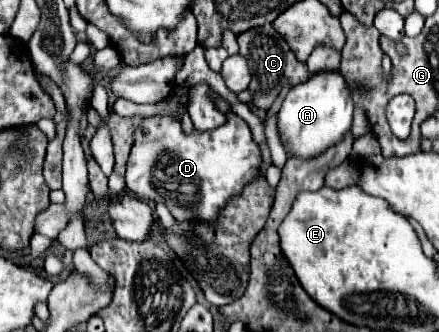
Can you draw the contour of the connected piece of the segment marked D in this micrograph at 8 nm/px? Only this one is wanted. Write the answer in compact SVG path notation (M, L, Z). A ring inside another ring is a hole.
M224 112L226 122L214 130L182 132L182 122L172 116L144 118L134 130L134 144L126 166L126 188L140 198L162 202L178 222L216 222L222 206L260 174L262 156L248 124L234 112Z

